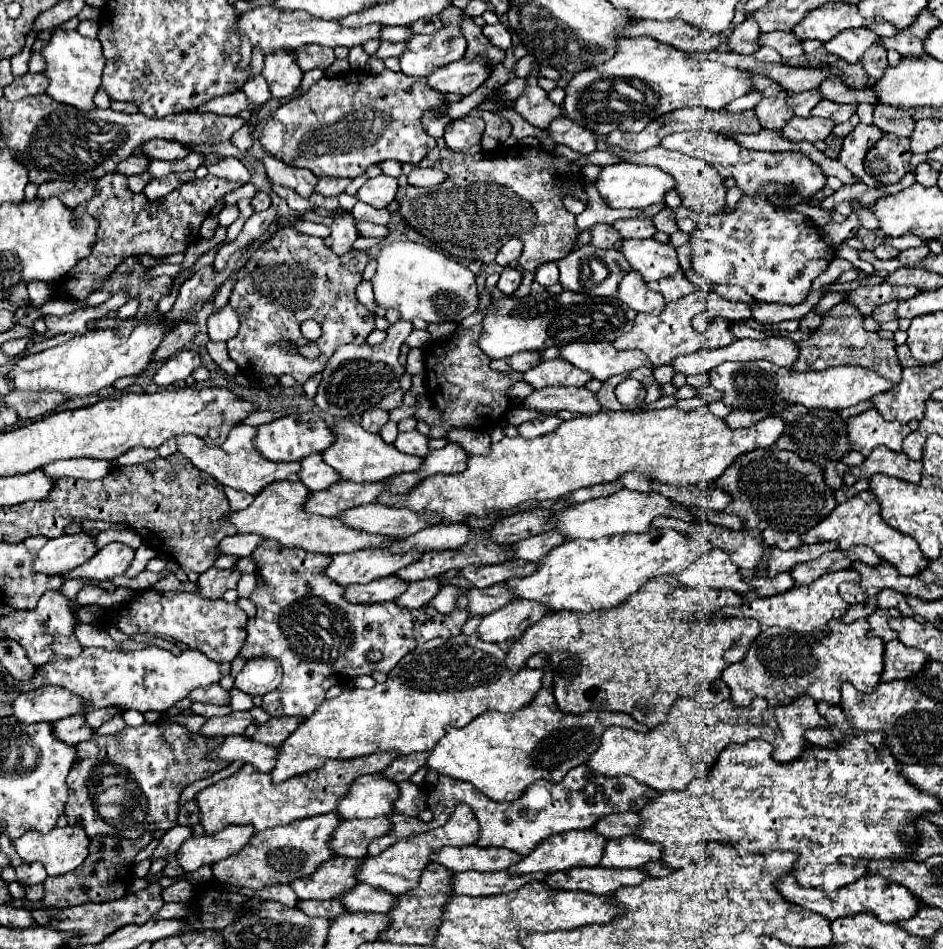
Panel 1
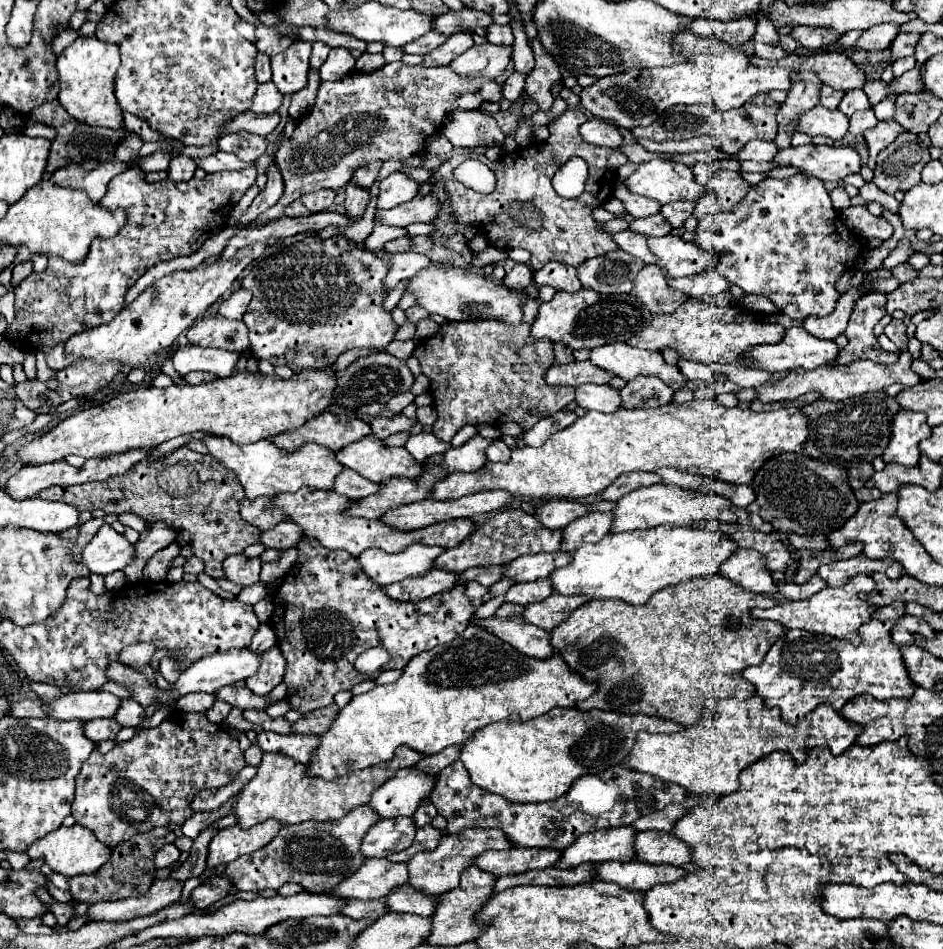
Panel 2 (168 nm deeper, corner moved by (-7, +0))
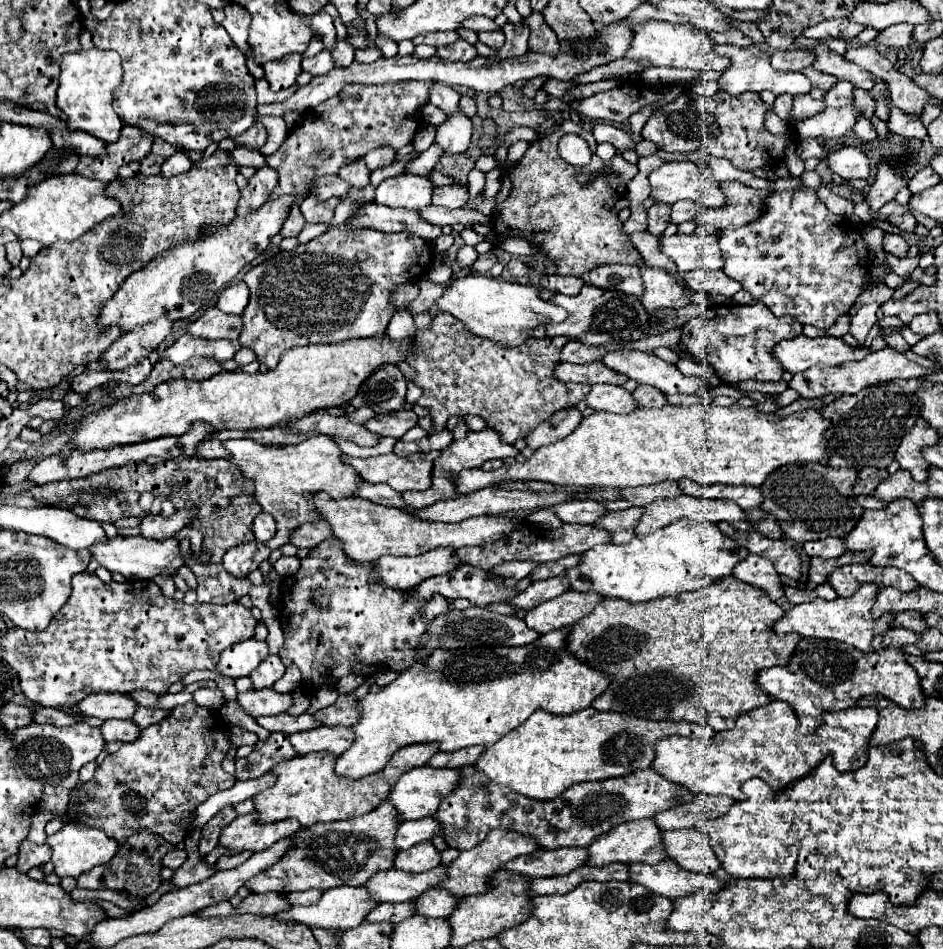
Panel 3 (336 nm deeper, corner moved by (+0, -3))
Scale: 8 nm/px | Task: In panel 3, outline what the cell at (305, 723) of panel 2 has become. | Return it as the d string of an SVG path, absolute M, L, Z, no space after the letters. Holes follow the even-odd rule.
M349 694L339 696L333 706L319 710L315 718L325 726L353 726L361 720L359 698L353 698Z

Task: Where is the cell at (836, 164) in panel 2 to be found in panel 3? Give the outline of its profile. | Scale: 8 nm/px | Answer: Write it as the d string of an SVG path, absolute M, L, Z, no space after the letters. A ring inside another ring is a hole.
M843 146L841 150L835 150L829 154L829 168L833 174L839 174L845 180L853 178L869 178L869 158L867 154L857 146Z

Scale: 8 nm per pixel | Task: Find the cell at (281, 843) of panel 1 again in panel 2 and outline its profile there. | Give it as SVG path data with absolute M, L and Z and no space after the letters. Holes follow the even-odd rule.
M364 805L336 821L302 821L296 825L284 825L266 847L228 863L226 877L240 891L278 891L284 883L300 883L310 893L324 893L328 885L336 885L340 877L348 877L348 873L364 861L364 855L360 853L360 837L364 837L368 825L378 819L380 817Z

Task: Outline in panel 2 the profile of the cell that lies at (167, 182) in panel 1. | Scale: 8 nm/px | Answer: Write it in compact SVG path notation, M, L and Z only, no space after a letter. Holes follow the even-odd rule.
M178 155L170 161L170 167L168 167L168 179L170 181L190 181L194 177L194 171L196 171L196 163L190 159L190 157L184 157L184 155Z

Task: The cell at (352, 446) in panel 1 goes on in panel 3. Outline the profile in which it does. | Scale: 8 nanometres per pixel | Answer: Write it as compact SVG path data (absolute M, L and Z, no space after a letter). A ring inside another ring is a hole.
M429 452L425 456L405 456L399 458L397 454L385 454L375 458L351 458L343 456L345 464L353 466L363 480L367 482L385 482L397 492L407 490L425 490L431 484L433 462L439 452Z

